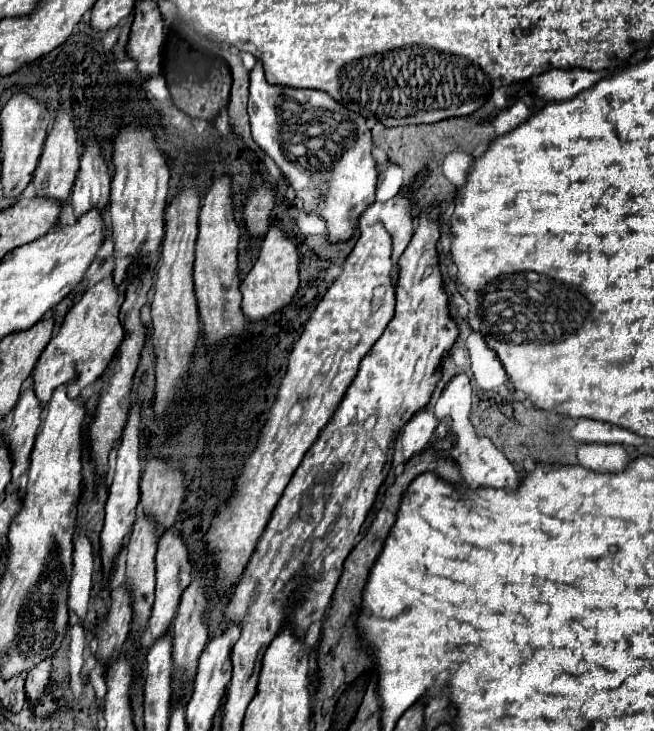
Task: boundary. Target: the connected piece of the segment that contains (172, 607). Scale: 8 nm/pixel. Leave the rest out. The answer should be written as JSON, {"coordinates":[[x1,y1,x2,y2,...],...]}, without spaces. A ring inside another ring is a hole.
{"coordinates":[[173,529,165,531,161,537,159,537,159,549,157,549,157,557,155,557,155,563,157,563,157,575,155,575,155,605,153,605,153,611,151,611,151,617,149,617,149,631,153,635,153,641,161,639,165,633,169,633,171,629,171,623,175,619,175,613,177,613,177,605,179,605,179,599,181,599,181,593,189,587,191,583,191,563,187,559,187,547,183,545,181,541,181,535,175,533]]}

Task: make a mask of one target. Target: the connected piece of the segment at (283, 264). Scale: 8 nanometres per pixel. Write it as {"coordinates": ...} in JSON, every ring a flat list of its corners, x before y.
{"coordinates":[[271,227,265,241,263,241,257,263,253,265,253,269,249,271,249,275,241,283,241,293,243,293,241,307,243,307,243,313,251,321,265,319,271,313,283,309,293,299,297,287,299,287,299,255,297,255,297,247,293,245,293,241,283,231,279,231,277,227]]}

